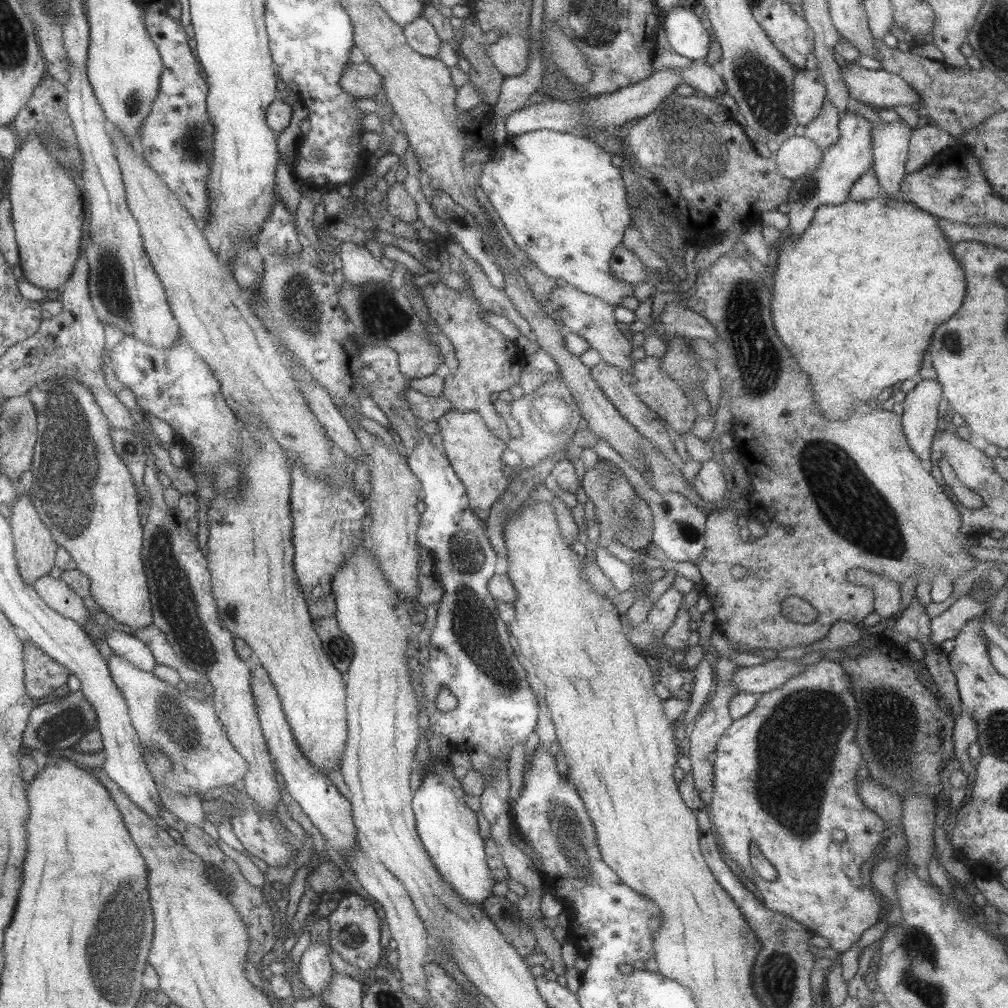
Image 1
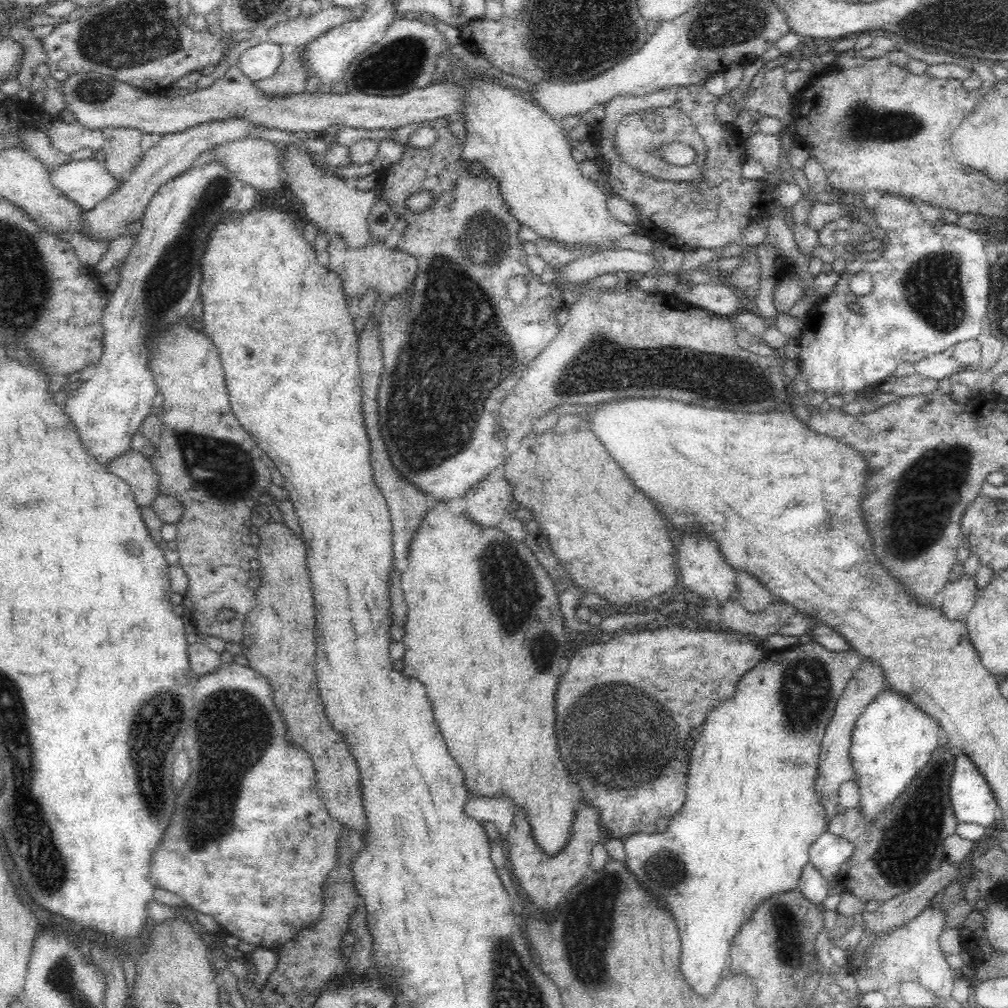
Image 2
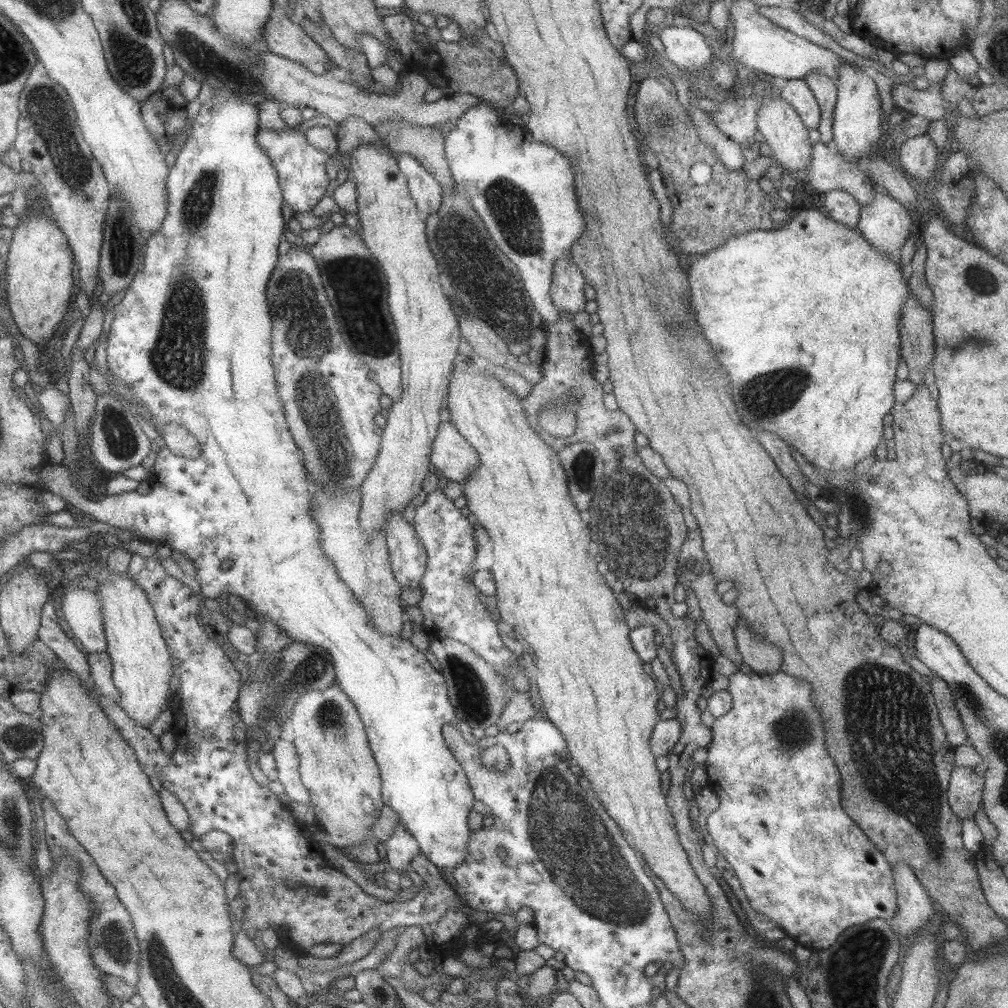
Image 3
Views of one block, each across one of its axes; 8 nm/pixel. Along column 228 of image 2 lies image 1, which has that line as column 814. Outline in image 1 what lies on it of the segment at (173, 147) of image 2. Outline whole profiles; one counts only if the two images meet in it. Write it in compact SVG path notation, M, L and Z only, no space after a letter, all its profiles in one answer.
M825 98L819 115L804 126L804 135L822 150L829 148L838 139L838 117L838 110Z

